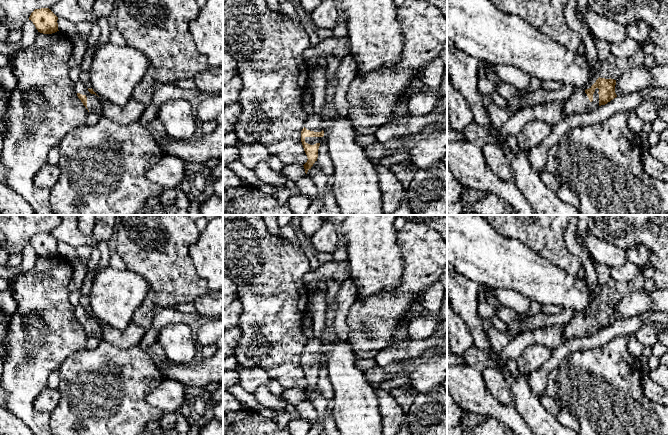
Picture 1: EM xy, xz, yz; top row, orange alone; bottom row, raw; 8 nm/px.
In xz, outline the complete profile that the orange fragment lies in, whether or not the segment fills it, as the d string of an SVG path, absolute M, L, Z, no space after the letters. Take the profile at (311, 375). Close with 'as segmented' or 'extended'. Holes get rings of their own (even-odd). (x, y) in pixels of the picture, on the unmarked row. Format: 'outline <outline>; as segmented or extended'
outline M321 338L309 339L305 351L301 355L301 366L307 379L307 386L303 389L305 397L311 393L318 382L318 373L323 364L323 349L326 341Z; extended

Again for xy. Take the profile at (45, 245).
outline M49 232L35 233L31 237L29 244L33 246L40 257L52 258L59 255L58 241Z; as segmented

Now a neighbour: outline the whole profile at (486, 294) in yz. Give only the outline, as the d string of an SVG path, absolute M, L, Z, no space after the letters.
M480 286L478 292L478 302L481 303L483 301L490 303L495 310L498 310L502 305L496 298L493 289L485 286Z

